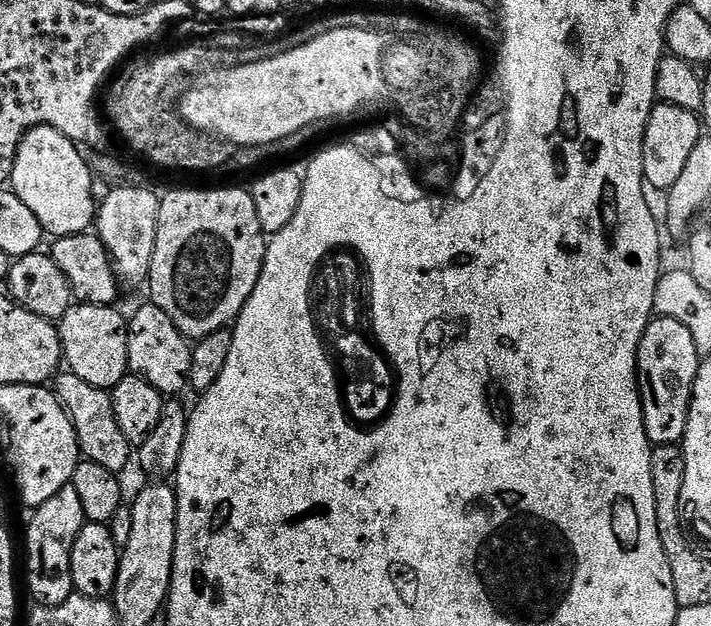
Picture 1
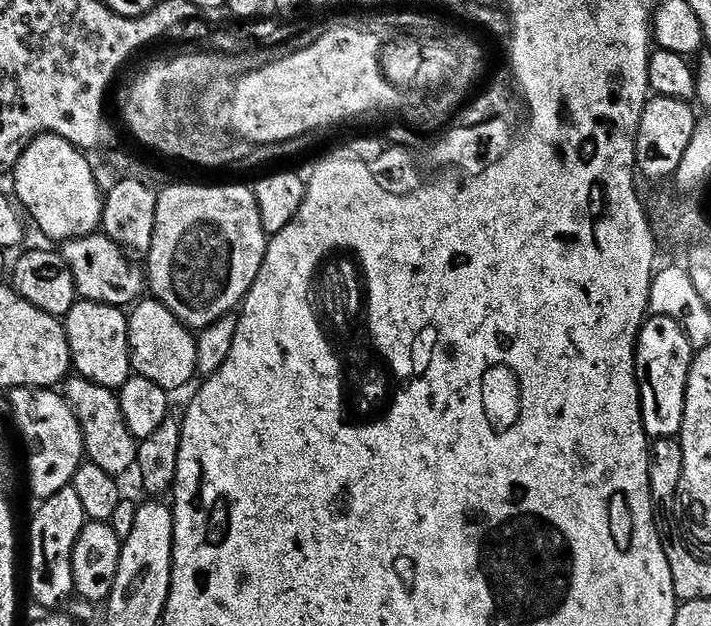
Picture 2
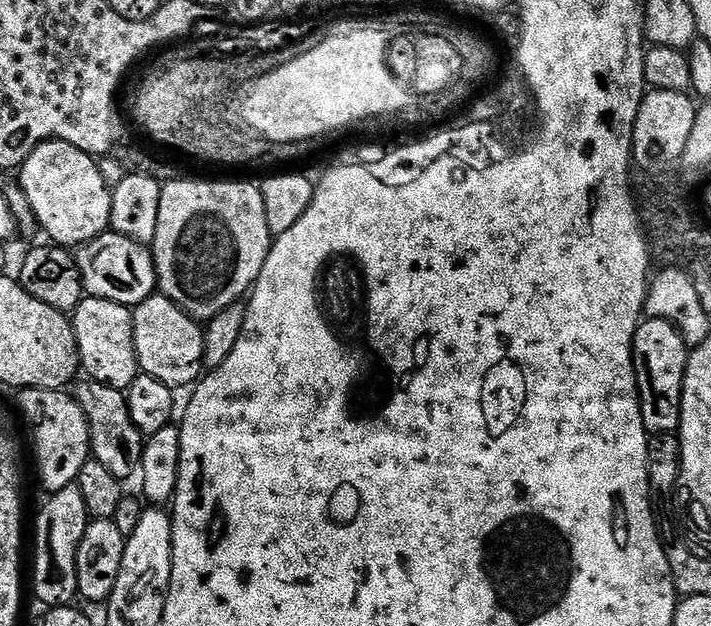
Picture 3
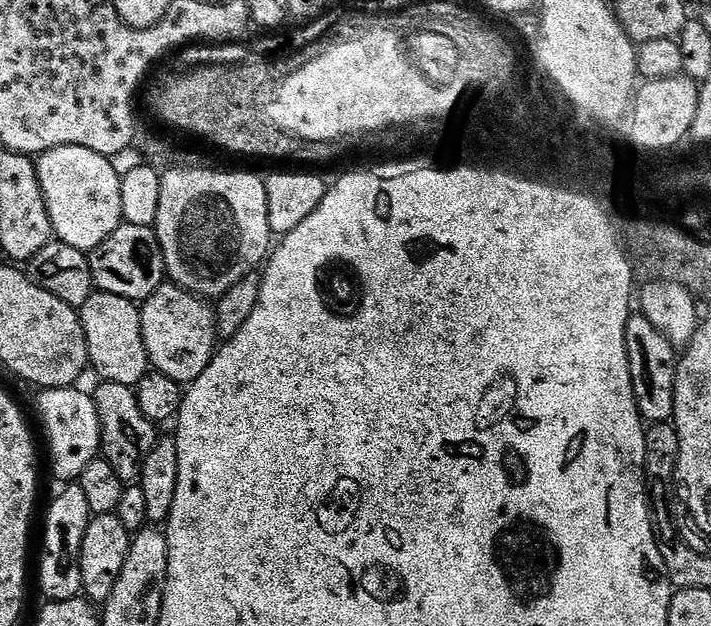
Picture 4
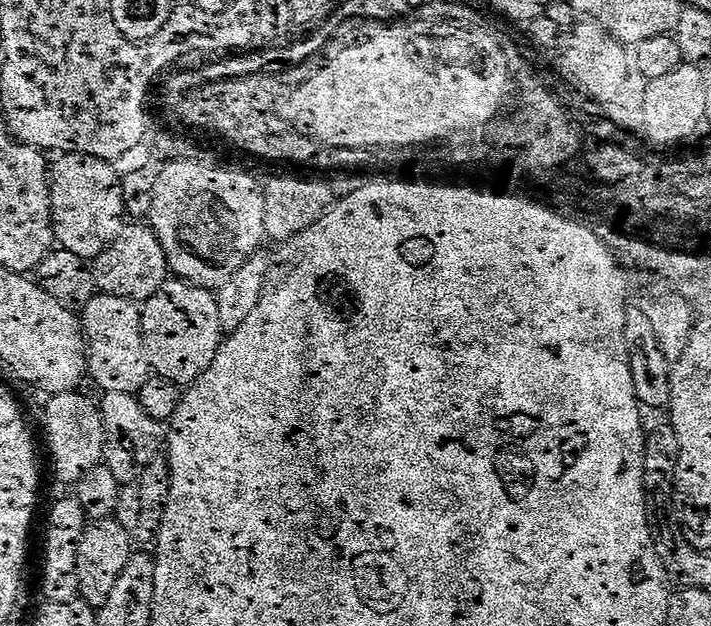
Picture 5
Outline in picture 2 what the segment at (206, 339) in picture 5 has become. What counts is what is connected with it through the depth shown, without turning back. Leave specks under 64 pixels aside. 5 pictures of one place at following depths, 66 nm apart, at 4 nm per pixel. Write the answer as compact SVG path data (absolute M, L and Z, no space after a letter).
M144 298L131 309L128 337L132 351L132 371L135 375L158 382L169 394L176 394L198 376L198 346L193 329L181 322L165 304L155 298Z

